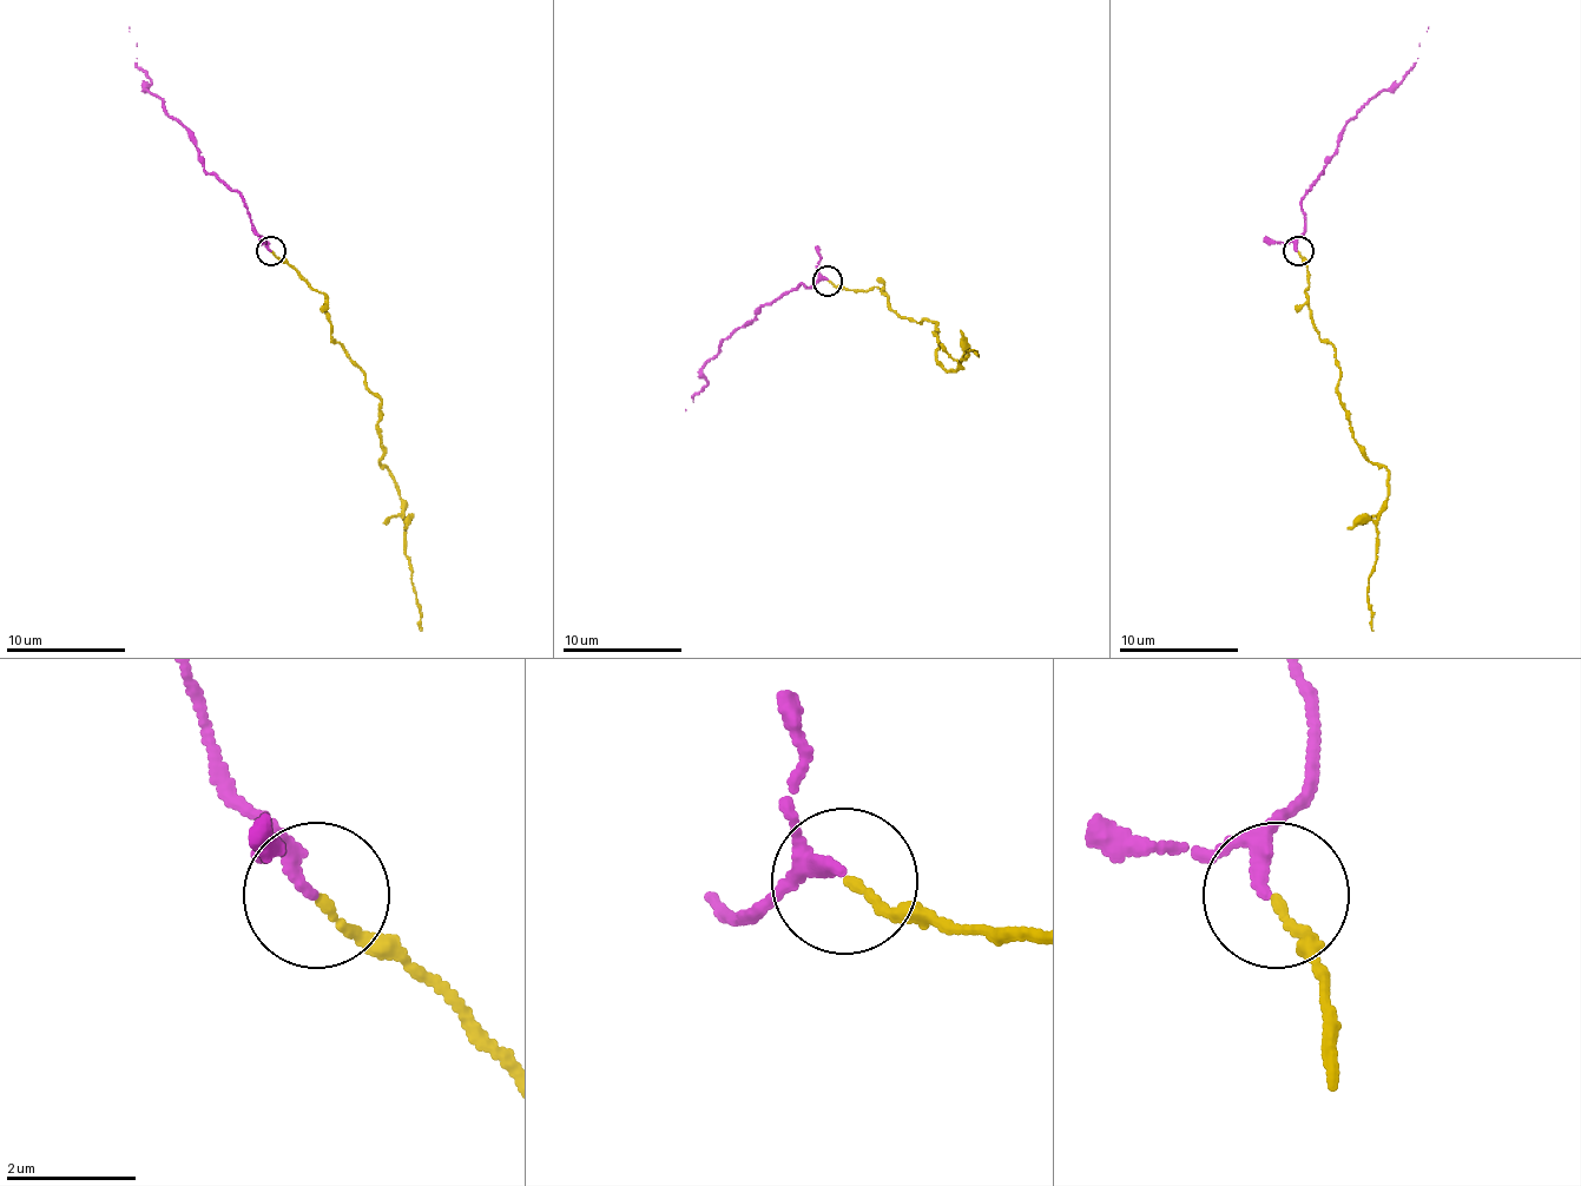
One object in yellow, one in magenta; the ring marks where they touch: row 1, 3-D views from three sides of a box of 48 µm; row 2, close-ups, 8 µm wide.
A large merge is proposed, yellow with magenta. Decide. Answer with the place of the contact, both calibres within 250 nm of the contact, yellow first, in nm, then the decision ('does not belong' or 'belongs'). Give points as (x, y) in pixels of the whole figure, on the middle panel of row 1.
place (828, 281); calibres 120 and 150 nm; belongs

